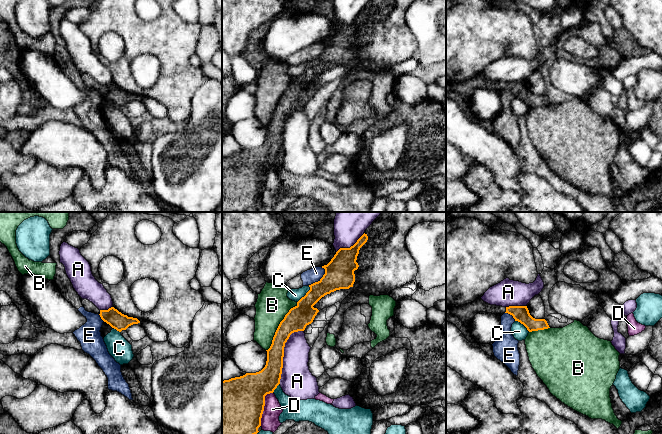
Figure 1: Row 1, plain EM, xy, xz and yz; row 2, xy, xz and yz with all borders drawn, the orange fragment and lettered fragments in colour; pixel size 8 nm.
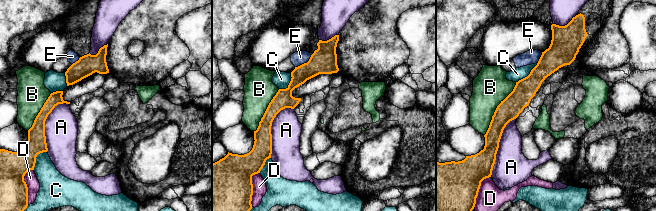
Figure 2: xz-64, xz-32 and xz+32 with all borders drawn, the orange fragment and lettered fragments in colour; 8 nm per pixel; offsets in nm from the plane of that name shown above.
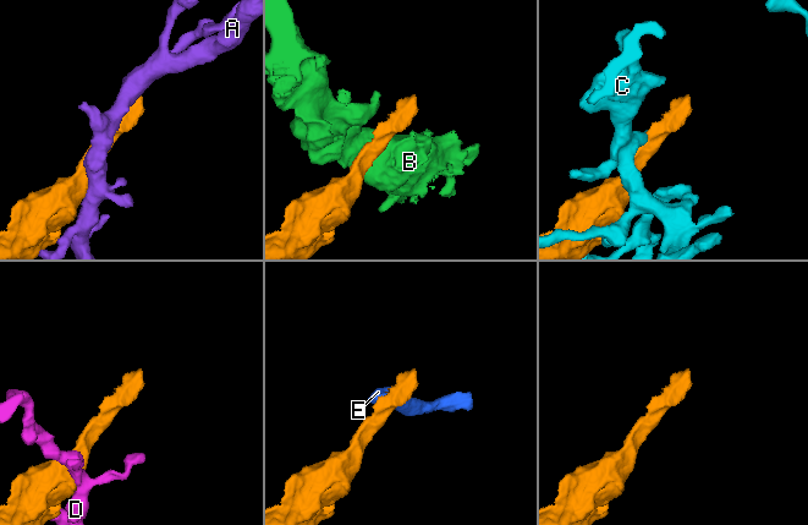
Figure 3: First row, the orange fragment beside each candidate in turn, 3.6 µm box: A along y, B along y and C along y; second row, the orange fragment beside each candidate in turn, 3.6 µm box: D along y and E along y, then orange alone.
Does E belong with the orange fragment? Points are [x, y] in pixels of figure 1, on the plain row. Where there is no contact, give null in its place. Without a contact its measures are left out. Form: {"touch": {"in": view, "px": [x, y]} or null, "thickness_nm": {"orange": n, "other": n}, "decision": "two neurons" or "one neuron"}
{"touch": {"in": "xz", "px": [321, 54]}, "thickness_nm": {"orange": 240, "other": 120}, "decision": "two neurons"}

